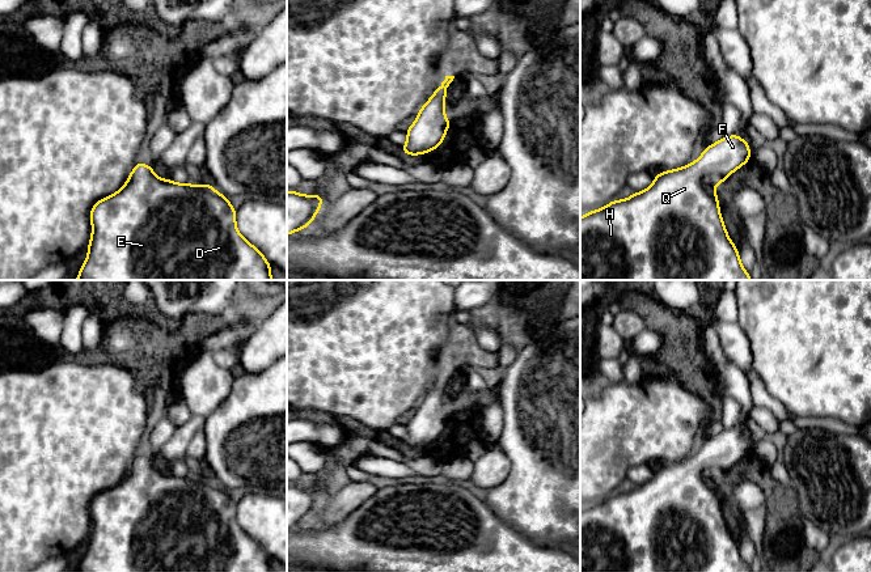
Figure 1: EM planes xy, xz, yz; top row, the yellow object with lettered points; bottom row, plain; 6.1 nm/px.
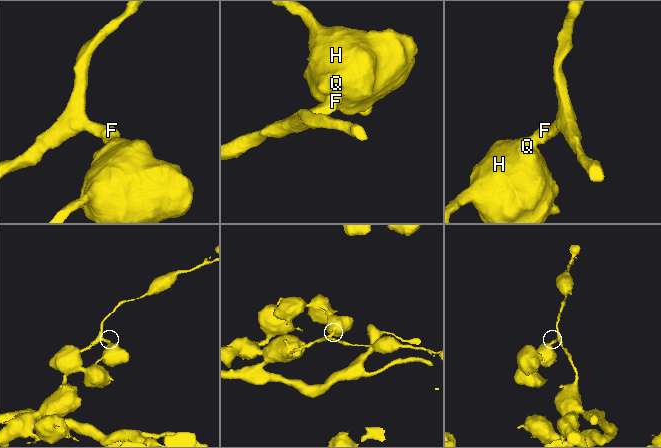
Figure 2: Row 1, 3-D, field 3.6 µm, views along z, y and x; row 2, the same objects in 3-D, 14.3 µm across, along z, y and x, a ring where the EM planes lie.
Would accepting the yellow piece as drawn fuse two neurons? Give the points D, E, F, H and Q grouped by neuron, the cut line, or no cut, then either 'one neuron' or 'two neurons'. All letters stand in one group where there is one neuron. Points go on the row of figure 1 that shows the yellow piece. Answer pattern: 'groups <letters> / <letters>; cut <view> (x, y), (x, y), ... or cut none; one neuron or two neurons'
groups D E F H Q; cut none; one neuron

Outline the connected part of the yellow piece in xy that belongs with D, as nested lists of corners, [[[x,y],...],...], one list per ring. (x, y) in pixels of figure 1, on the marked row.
[[[138,161],[117,192],[97,200],[90,212],[88,255],[75,280],[274,280],[271,264],[236,226],[237,211],[208,182],[195,186],[162,179]]]

